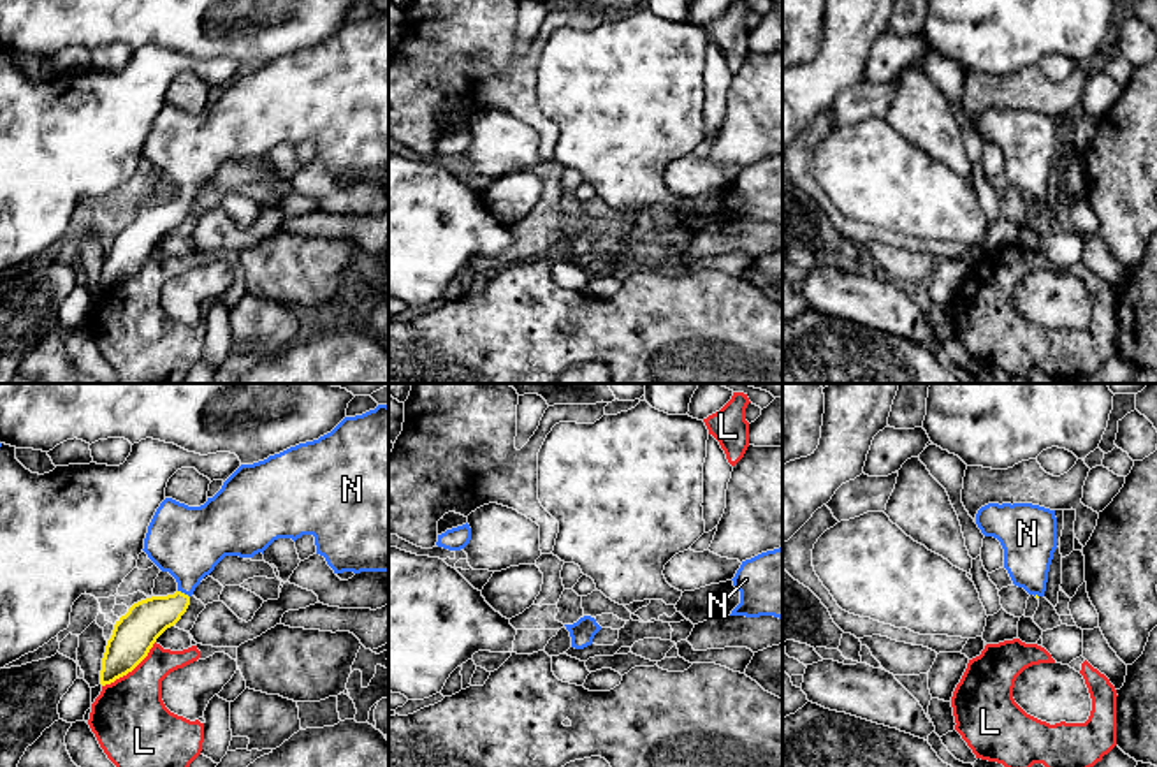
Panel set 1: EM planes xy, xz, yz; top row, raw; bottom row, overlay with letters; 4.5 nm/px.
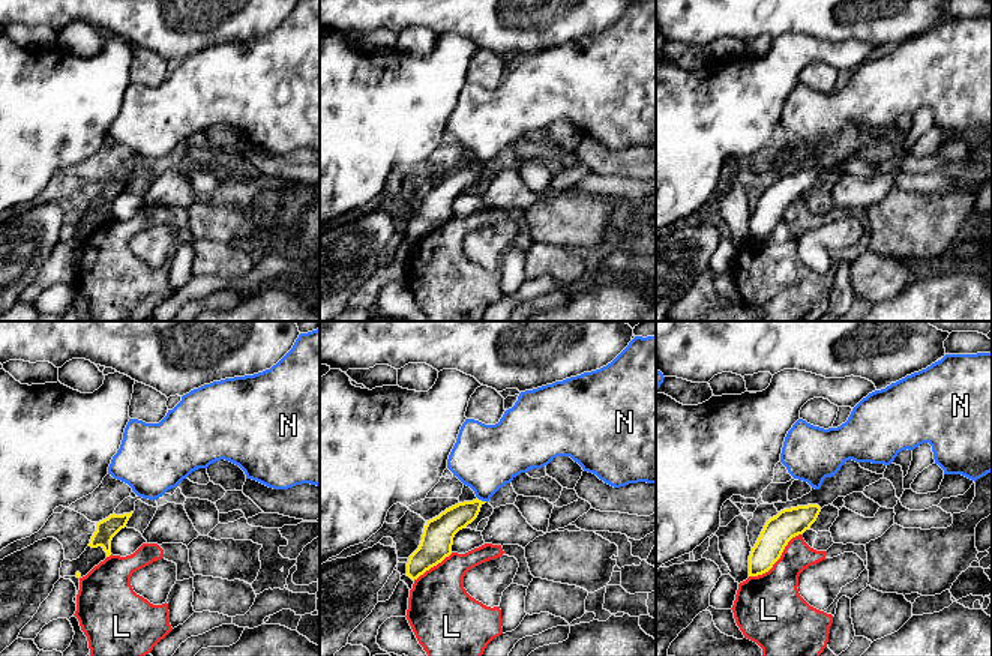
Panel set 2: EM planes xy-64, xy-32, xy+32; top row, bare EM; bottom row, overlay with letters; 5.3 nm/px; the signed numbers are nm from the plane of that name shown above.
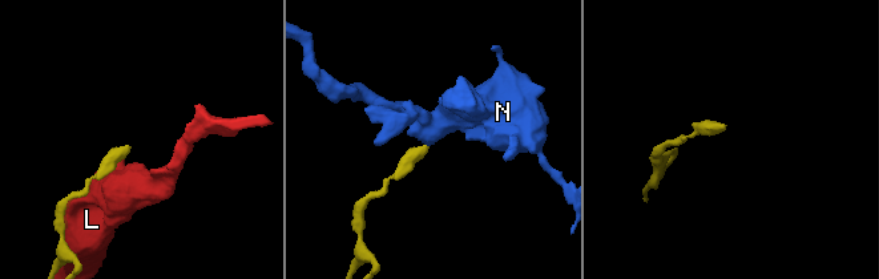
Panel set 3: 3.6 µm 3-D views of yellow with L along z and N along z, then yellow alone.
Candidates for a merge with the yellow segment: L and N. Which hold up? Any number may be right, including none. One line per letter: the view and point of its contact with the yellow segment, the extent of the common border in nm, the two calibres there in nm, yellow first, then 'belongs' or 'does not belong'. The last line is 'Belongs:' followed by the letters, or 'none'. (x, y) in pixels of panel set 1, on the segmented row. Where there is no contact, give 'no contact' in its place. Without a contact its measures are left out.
L: contact xy (130, 671); length 320 nm; calibres 200 and 360 nm; does not belong
N: contact xy (183, 593); length 70 nm; calibres 190 and 320 nm; belongs
Belongs: N

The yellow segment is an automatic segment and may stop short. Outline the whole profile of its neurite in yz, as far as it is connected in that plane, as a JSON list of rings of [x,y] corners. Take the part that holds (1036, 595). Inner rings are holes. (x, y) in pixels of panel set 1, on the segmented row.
[[[988,503],[978,510],[976,524],[985,537],[1001,542],[1013,584],[1036,598],[1044,596],[1057,549],[1055,510],[1032,503]]]

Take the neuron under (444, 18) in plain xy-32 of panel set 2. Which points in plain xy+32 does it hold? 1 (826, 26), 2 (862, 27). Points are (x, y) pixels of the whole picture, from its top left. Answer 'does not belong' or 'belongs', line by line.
1: belongs
2: belongs

